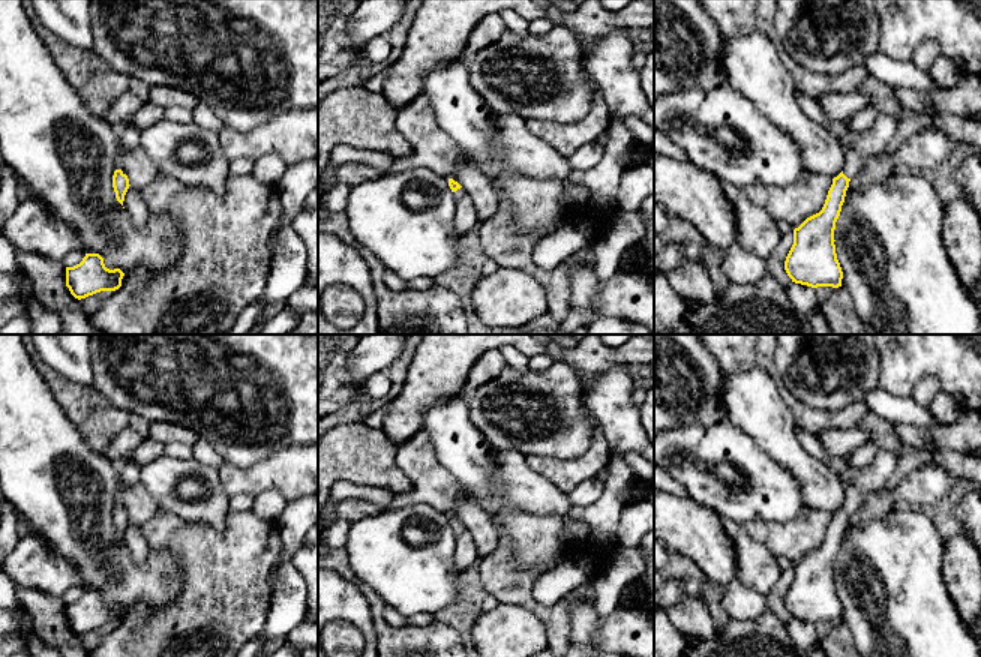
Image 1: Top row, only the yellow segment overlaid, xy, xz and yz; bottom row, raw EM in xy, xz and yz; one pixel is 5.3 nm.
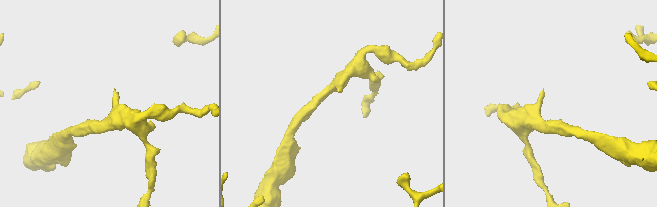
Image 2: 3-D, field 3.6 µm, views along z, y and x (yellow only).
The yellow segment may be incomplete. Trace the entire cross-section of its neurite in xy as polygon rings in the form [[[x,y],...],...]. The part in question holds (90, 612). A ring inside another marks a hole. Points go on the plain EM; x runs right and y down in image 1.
[[[86,590],[80,600],[66,603],[66,622],[81,636],[100,627],[118,626],[123,612],[120,604],[106,604],[99,590]]]

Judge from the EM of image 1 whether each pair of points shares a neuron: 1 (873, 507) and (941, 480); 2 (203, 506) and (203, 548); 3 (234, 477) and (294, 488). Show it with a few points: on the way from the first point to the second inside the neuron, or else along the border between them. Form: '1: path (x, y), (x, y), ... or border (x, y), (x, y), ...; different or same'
1: path (890, 498), (924, 488); same
2: border (228, 510), (221, 527), (203, 522); different
3: path (249, 477), (279, 477); same

